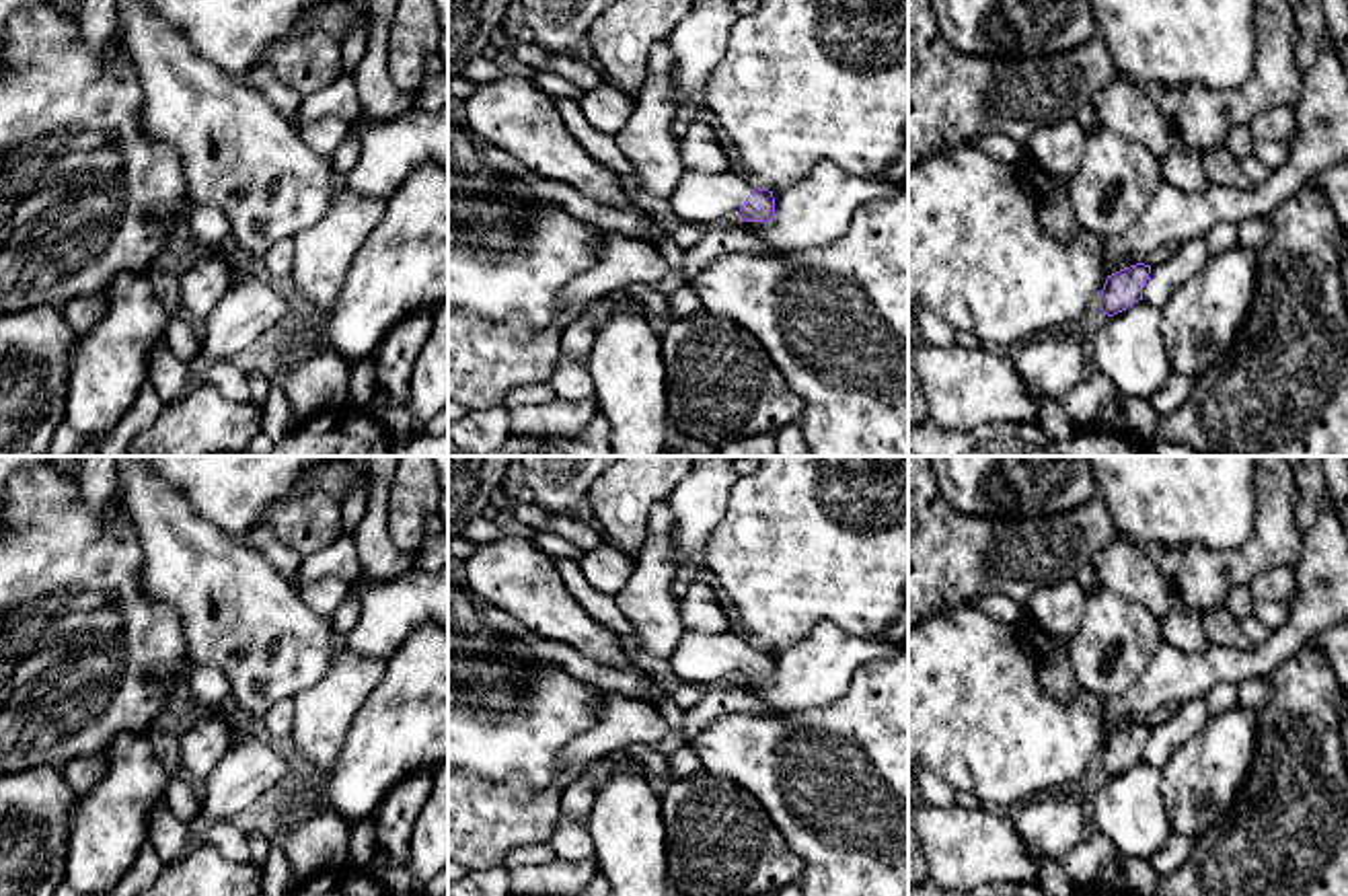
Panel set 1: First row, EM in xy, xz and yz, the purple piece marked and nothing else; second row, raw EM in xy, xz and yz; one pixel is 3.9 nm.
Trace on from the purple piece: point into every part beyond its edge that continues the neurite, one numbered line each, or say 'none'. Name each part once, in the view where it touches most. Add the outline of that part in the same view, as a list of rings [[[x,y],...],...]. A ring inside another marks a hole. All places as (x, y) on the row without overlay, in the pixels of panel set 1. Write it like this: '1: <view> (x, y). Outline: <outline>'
1: xz (699, 658). Outline: [[[684,629],[668,662],[674,680],[719,684],[738,678],[752,649],[754,647],[734,631],[701,635]]]

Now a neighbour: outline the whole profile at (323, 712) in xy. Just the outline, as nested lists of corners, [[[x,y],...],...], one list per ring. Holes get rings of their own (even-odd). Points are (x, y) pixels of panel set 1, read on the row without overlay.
[[[345,649],[323,680],[294,697],[292,742],[310,777],[331,771],[368,693],[382,680],[384,660]]]

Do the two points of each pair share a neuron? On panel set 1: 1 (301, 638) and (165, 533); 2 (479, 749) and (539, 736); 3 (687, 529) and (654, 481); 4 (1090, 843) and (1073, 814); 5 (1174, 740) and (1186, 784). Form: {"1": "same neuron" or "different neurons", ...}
{"1": "same neuron", "2": "same neuron", "3": "different neurons", "4": "different neurons", "5": "different neurons"}

